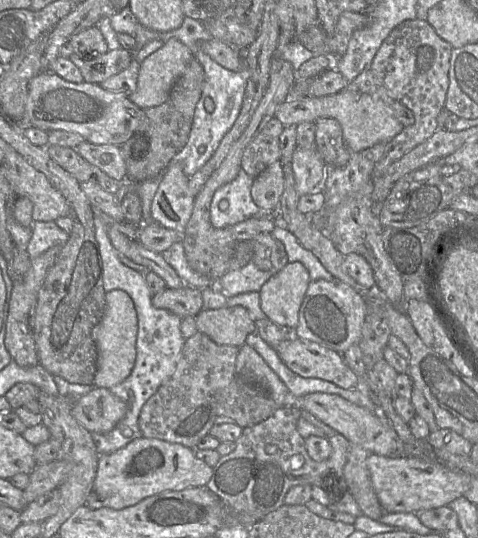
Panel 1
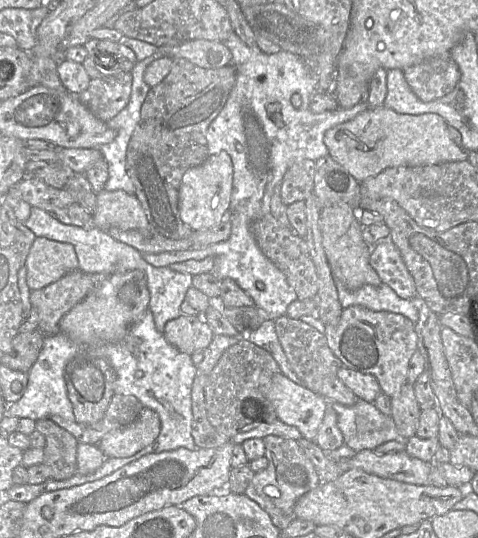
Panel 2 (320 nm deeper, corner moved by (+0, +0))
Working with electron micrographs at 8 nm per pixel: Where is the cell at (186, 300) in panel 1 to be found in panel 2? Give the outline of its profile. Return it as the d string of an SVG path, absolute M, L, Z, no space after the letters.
M185 314L168 321L163 334L169 344L187 355L204 351L215 335L201 316Z

